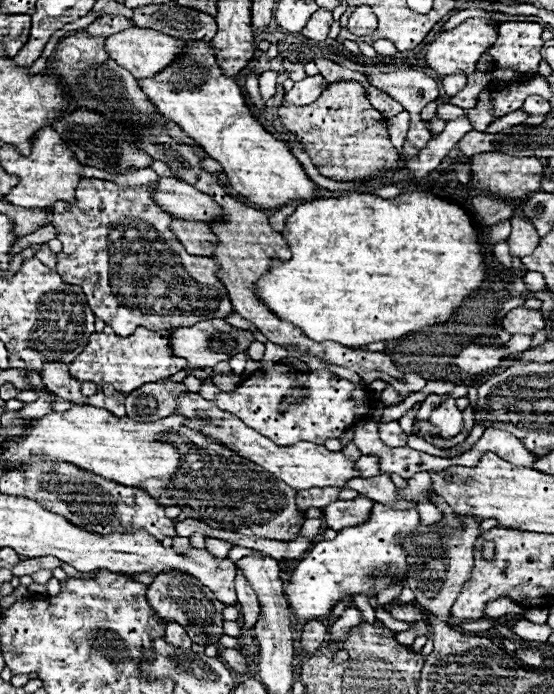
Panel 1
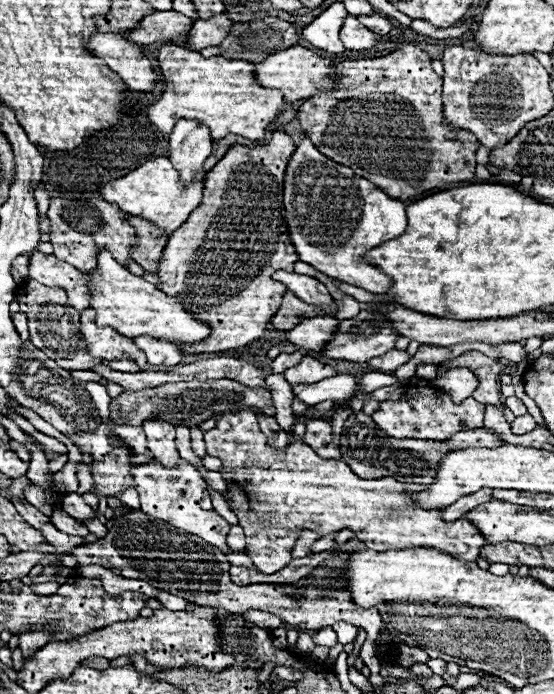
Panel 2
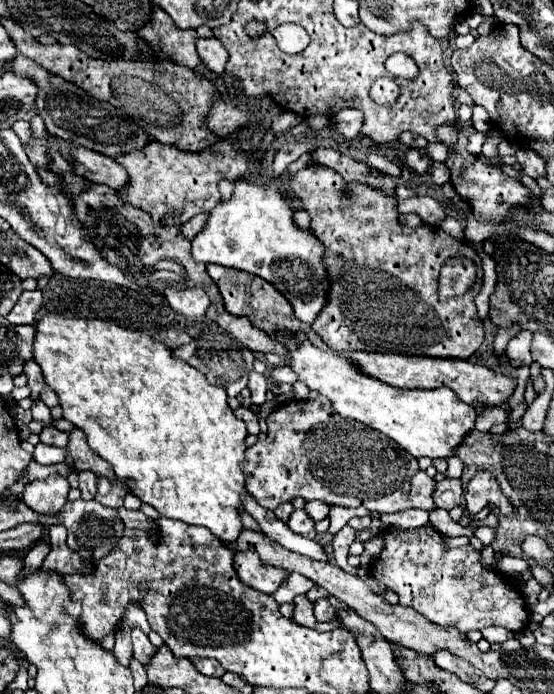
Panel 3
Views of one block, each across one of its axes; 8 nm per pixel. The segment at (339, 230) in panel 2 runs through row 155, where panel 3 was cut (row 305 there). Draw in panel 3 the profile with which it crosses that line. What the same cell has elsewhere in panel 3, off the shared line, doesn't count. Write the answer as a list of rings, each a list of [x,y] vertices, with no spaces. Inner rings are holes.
[[[244,180],[234,182],[232,198],[220,200],[210,210],[206,226],[192,238],[196,262],[232,266],[268,280],[292,302],[294,314],[306,324],[312,324],[318,316],[328,292],[322,252],[316,236],[296,228],[292,208],[278,188],[256,186]]]

